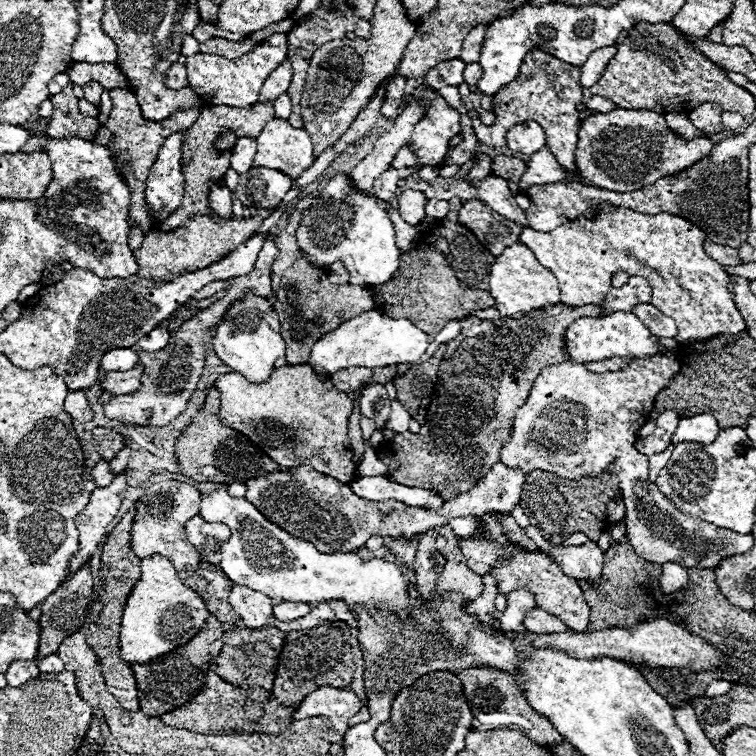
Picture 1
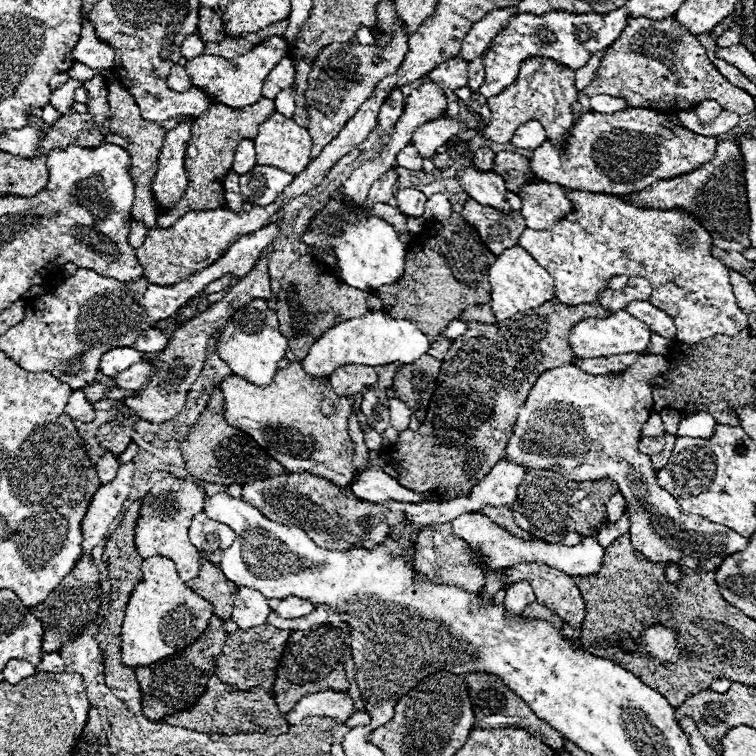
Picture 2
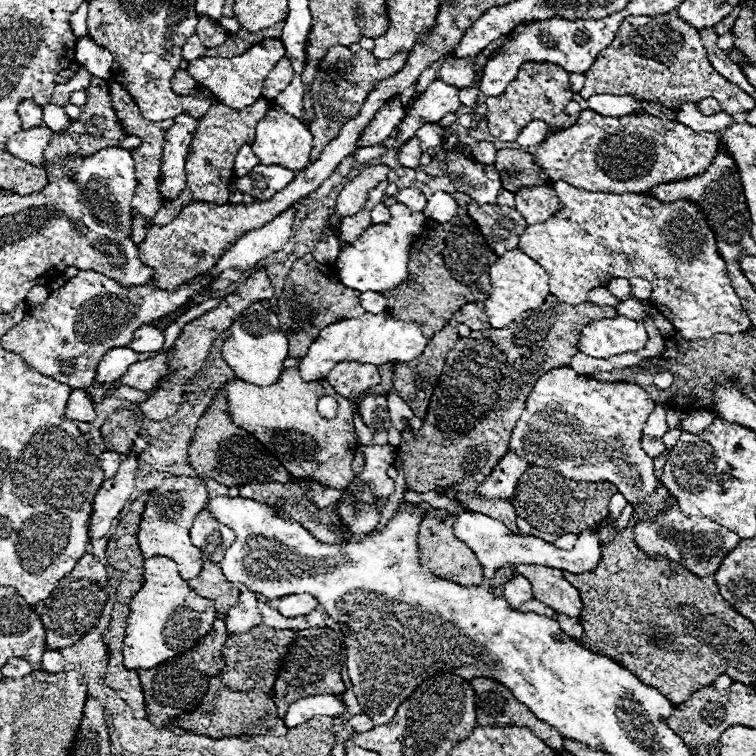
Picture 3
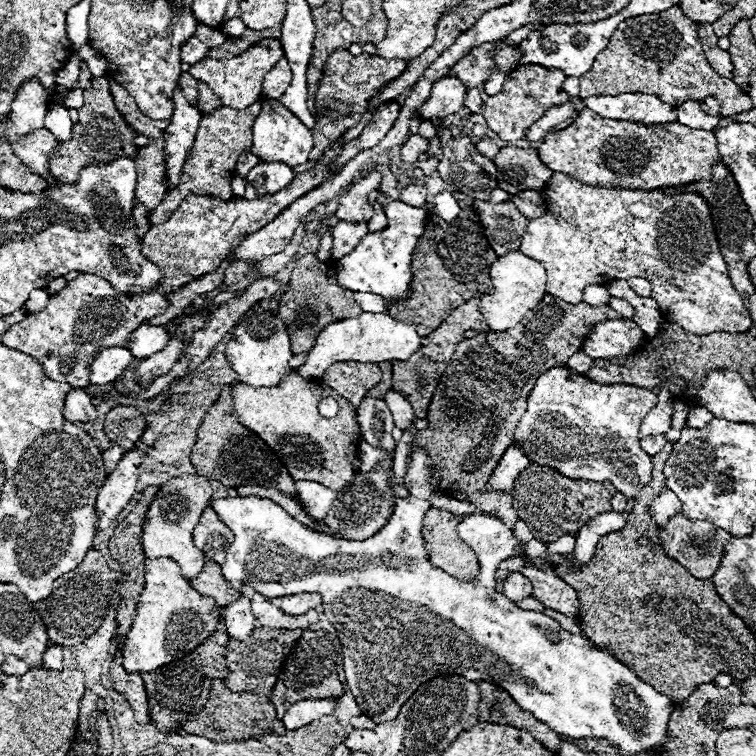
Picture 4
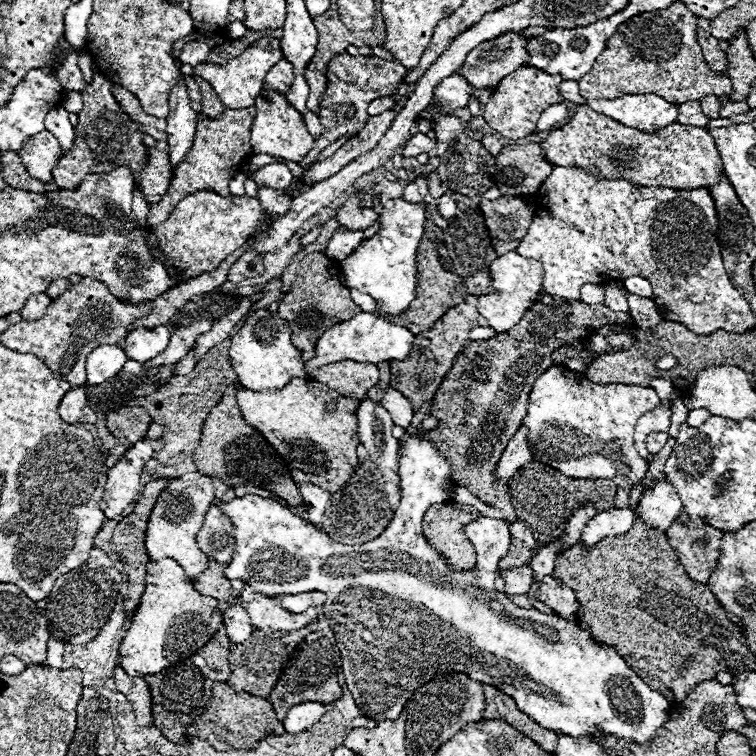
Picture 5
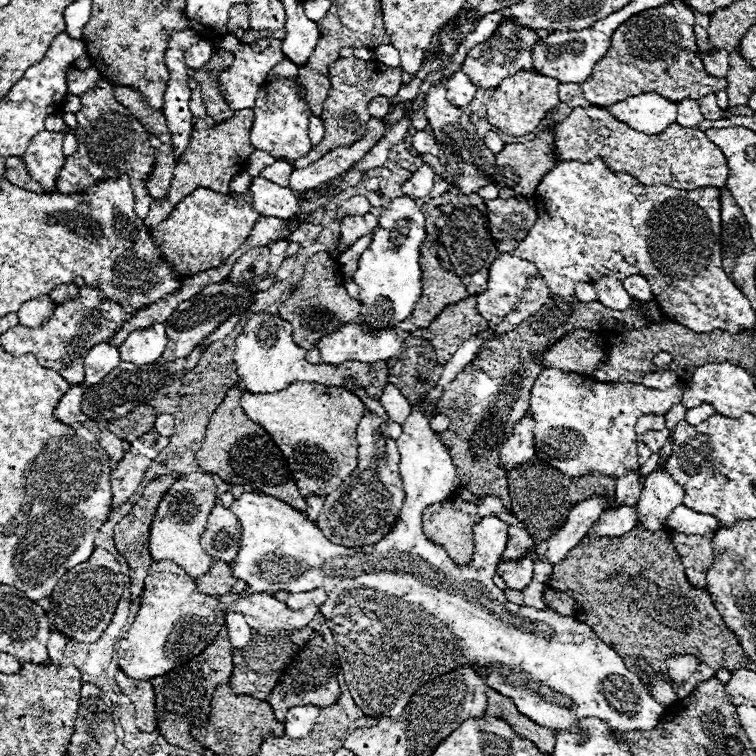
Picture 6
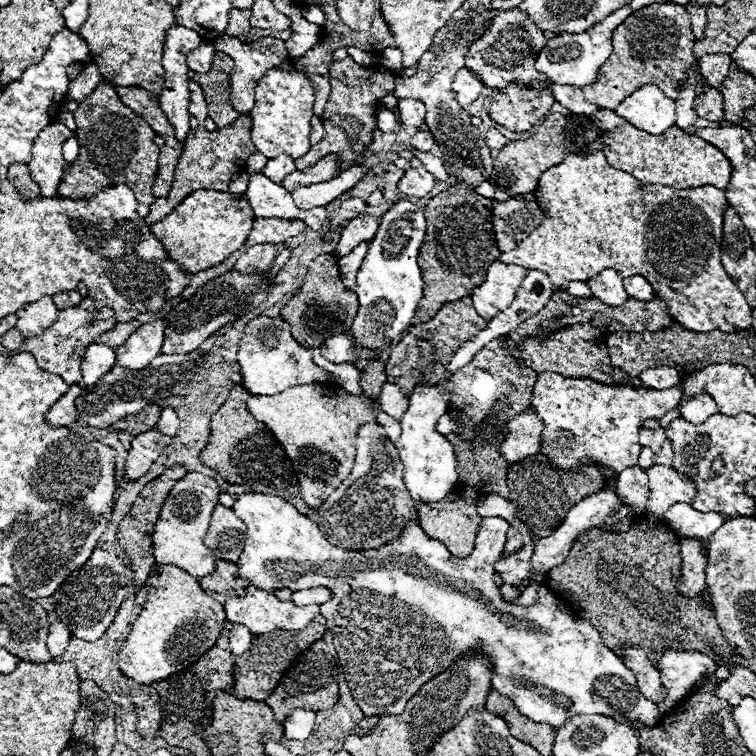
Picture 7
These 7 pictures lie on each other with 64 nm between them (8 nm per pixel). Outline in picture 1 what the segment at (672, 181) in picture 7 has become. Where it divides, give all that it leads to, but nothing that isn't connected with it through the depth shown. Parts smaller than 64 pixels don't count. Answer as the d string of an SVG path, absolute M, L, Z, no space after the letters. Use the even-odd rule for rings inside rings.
M618 108L608 114L586 116L580 122L575 163L584 184L614 190L614 192L632 192L632 190L642 190L642 188L654 184L658 178L672 176L672 174L678 174L678 172L690 168L692 164L700 162L702 158L710 156L712 148L714 148L714 144L710 138L682 140L682 138L674 136L674 132L668 128L662 114L654 114L652 110L622 110L622 108ZM544 146L538 154L532 154L526 174L520 180L520 192L532 184L550 184L550 182L572 182L574 178L556 162L554 154Z

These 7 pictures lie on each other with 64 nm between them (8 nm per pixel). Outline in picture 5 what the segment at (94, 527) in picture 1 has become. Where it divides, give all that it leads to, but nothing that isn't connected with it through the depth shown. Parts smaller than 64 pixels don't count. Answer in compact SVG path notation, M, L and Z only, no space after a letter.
M142 438L134 442L132 448L126 450L126 454L108 470L108 482L106 482L106 496L100 504L106 520L116 518L128 504L132 504L134 496L140 492L140 474L150 458L162 450L164 442Z

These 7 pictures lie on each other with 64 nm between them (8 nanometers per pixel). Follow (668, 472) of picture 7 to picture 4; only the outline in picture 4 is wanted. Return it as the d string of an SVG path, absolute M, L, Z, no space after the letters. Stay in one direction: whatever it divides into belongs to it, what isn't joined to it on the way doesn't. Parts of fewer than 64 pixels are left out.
M662 490L652 502L650 502L650 514L654 518L654 522L658 526L664 526L666 522L670 522L670 518L674 514L682 512L682 502L676 498L676 494L672 490Z

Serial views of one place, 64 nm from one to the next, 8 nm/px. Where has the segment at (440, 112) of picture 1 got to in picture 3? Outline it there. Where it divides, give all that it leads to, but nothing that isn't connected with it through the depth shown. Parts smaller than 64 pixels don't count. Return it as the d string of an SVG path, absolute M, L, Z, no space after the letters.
M428 122L428 124L420 126L416 130L416 136L422 140L422 152L426 152L426 150L430 150L434 146L440 146L442 140L444 140L442 132L444 132L444 128L438 126L438 124L434 124L434 122Z

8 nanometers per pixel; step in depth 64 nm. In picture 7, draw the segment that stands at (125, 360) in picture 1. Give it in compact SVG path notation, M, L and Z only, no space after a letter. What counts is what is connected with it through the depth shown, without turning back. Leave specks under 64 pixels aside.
M90 344L82 356L82 384L90 386L98 378L110 372L116 364L116 354L112 348L103 344Z

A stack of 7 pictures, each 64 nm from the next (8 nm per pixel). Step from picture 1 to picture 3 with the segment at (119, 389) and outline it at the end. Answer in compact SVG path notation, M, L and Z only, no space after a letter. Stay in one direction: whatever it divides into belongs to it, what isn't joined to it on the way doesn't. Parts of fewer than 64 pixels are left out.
M160 352L148 360L134 362L130 370L120 378L120 384L136 388L136 390L150 390L158 378L168 374L168 352Z

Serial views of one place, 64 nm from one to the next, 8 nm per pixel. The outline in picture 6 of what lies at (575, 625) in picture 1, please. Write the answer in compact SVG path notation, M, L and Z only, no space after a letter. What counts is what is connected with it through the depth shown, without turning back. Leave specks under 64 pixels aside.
M548 588L548 600L544 600L544 602L548 606L552 606L562 616L572 616L574 614L574 600L568 594L564 594L564 592Z

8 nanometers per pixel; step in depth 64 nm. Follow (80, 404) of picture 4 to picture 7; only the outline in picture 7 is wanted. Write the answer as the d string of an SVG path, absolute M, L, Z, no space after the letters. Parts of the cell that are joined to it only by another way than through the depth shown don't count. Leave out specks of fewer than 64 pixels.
M72 384L70 390L54 406L50 406L50 410L44 416L46 422L50 426L68 426L72 422L78 422L78 412L74 408L74 400L78 398L80 392L82 392L80 386L78 384Z

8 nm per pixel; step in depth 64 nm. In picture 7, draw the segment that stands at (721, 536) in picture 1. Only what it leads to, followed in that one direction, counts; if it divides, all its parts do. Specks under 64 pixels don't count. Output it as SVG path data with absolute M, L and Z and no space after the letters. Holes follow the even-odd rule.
M556 372L538 374L532 406L544 422L542 454L564 470L580 464L606 464L616 472L638 464L638 430L642 420L660 420L682 398L680 386L670 390L644 390L632 386L606 386L590 378L564 378ZM680 538L680 556L682 556L682 574L680 574L682 586L678 586L678 594L686 598L696 598L706 588L704 570L708 556L702 554L700 542L692 538Z

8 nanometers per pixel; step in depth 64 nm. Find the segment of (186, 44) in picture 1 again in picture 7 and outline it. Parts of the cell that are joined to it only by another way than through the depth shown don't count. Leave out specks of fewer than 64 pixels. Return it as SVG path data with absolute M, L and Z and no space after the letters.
M202 42L196 50L192 50L192 52L188 54L186 62L188 62L190 70L194 70L194 72L198 72L198 74L206 74L206 70L210 70L210 66L212 66L214 54L216 54L214 46L212 46L210 42Z

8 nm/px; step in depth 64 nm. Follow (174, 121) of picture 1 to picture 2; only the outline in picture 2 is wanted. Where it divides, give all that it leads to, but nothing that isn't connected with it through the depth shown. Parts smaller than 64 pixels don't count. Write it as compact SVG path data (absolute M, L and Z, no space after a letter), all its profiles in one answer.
M118 82L108 84L108 102L110 102L110 112L112 112L110 130L114 134L120 134L122 138L130 140L130 144L124 146L124 148L130 152L130 160L132 160L130 174L132 174L132 180L134 180L134 186L136 186L134 204L132 204L132 220L142 220L148 228L154 228L156 216L158 216L158 206L156 206L154 196L152 196L152 180L154 180L154 174L156 174L156 164L158 164L158 154L160 154L162 142L164 142L164 134L170 128L178 126L178 122L182 118L188 118L188 116L180 116L178 120L174 118L174 120L168 120L168 122L148 122L140 116L138 104L130 96L130 92L126 88L122 88Z

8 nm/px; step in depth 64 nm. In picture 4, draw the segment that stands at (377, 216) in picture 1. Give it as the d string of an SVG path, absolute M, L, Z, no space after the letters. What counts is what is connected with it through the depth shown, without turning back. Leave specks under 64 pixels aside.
M392 200L385 205L387 226L380 232L366 234L352 250L352 254L338 260L338 284L348 290L378 294L384 298L386 304L406 298L412 282L412 252L426 226L423 222L424 214L420 209L399 200Z

